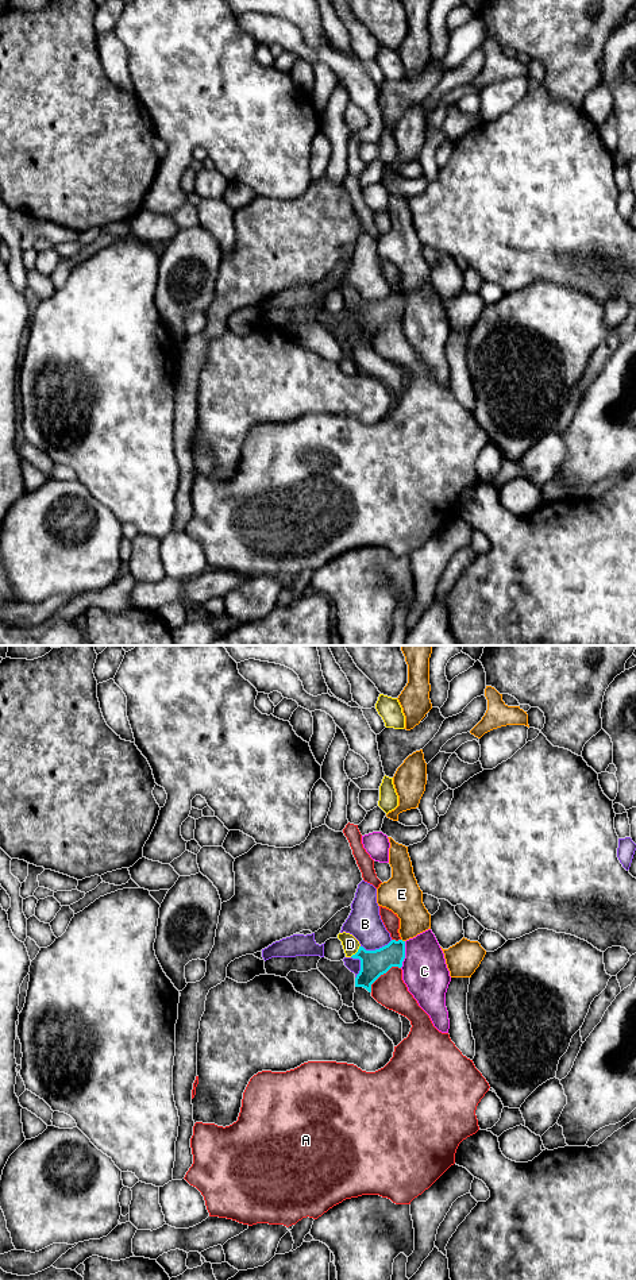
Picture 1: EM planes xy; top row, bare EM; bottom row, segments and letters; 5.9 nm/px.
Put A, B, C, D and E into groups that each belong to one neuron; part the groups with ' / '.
A / B / C / D / E

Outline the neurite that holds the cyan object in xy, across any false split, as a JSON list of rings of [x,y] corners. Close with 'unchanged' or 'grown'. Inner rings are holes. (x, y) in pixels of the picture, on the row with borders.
[[[339,933],[346,957],[359,959],[361,971],[355,978],[355,987],[363,987],[371,992],[371,984],[392,967],[402,967],[405,959],[405,941],[392,940],[388,945],[366,951],[359,941],[350,933]]]; grown

